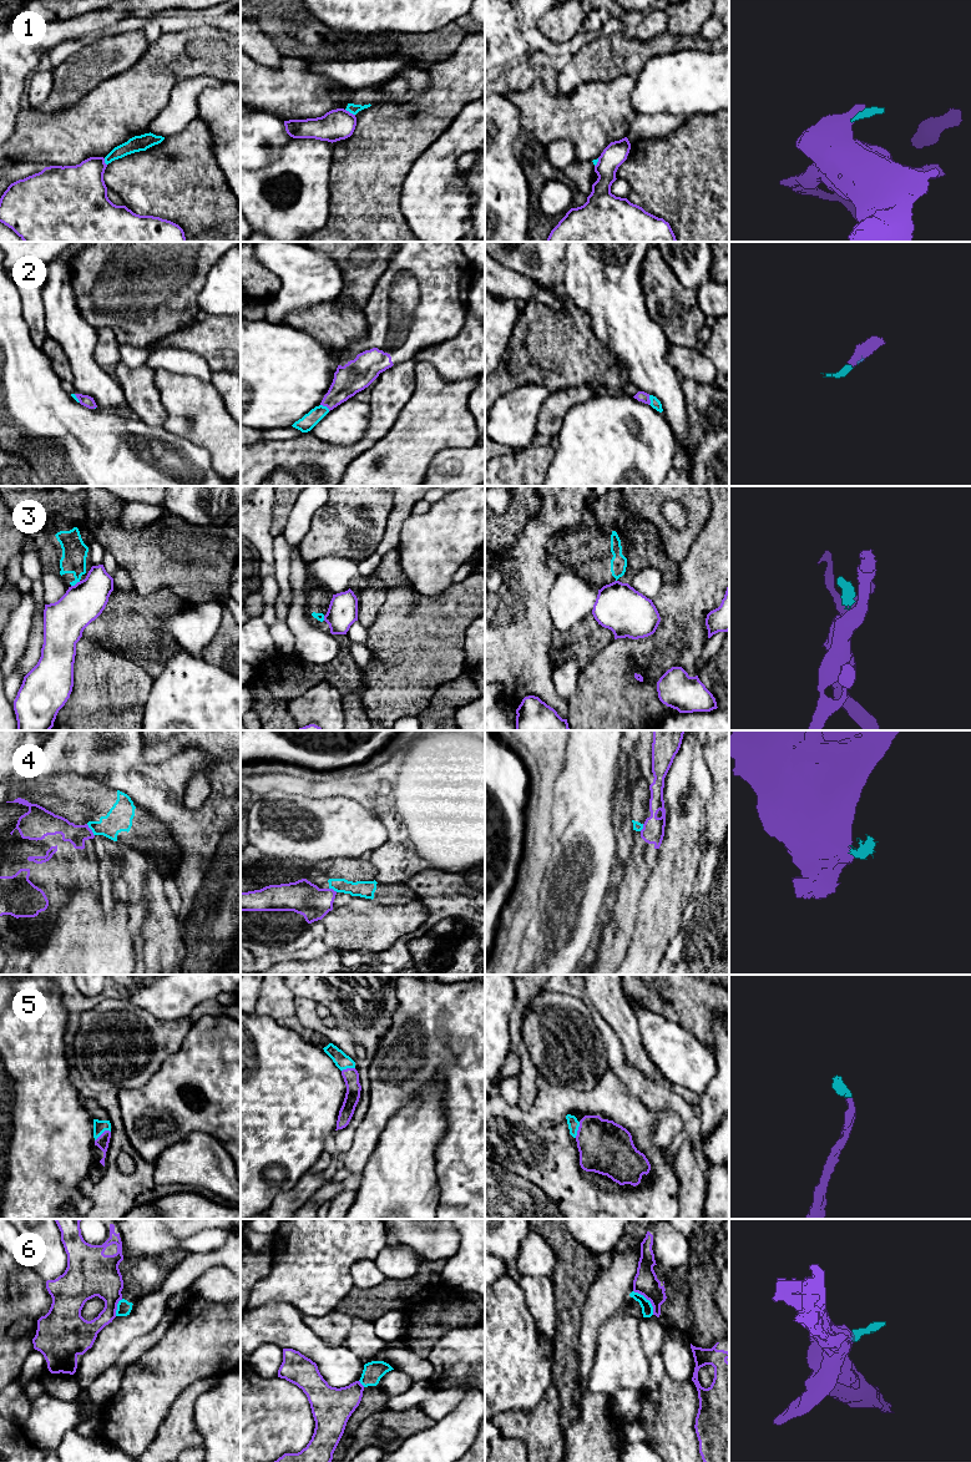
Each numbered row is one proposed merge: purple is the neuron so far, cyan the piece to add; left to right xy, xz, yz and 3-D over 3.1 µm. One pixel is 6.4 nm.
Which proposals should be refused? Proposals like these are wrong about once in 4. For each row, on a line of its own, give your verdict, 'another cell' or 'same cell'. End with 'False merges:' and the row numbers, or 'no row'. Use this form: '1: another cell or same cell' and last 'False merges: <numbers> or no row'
1: another cell
2: same cell
3: another cell
4: another cell
5: same cell
6: another cell
False merges: 1, 3, 4, 6

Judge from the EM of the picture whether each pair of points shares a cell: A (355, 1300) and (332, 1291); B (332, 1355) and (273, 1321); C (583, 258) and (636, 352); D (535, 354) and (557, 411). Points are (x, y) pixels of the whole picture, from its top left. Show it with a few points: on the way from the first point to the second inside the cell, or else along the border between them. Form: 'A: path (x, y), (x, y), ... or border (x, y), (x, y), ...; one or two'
A: border (354, 1286), (334, 1309); two
B: path (317, 1349), (288, 1329); one
C: path (601, 282), (612, 294), (620, 319), (626, 328); one
D: border (581, 385), (564, 388), (552, 393); two

